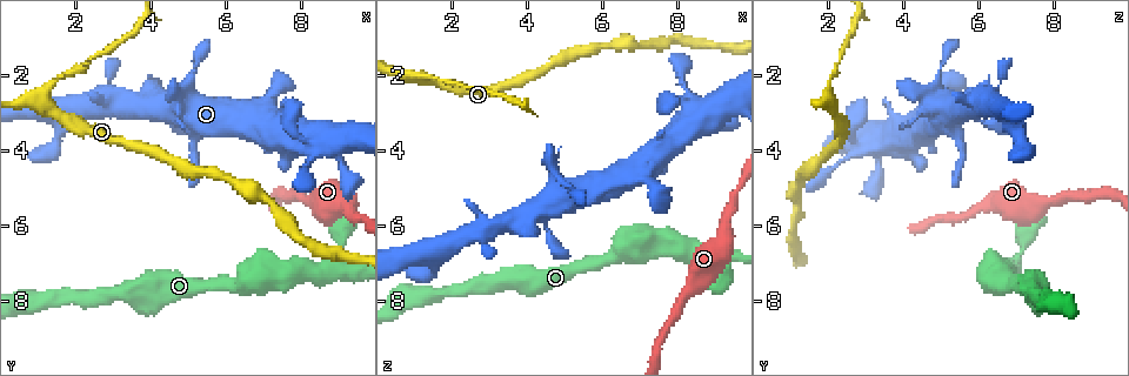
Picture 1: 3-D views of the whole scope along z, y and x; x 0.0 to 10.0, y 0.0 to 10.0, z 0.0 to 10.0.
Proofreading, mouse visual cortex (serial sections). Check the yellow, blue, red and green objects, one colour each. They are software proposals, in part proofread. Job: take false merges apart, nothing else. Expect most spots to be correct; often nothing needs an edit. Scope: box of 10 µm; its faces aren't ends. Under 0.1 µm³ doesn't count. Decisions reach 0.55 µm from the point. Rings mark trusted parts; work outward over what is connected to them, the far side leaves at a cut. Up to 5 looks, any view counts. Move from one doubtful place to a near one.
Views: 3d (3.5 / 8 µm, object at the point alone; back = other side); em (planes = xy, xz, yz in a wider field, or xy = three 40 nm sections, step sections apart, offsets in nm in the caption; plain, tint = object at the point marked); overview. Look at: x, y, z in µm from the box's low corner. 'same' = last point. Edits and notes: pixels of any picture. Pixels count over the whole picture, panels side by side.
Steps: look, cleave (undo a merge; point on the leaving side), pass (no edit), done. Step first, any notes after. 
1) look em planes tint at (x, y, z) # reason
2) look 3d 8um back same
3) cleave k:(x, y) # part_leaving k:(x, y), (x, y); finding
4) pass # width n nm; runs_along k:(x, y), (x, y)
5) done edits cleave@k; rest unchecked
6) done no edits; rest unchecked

look 3d 3.5um at (1.20, 2.75, 2.10) # abrupt turn

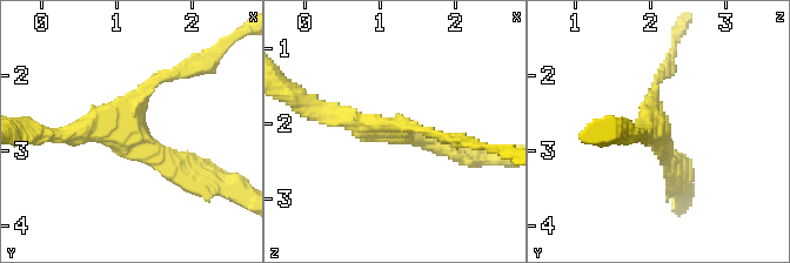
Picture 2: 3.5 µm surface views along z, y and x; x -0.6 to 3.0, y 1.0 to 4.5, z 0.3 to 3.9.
look em xy step 5 tint at (1.15, 2.70, 2.15) # arms 3; arm_widths 150, 250, 300 nm

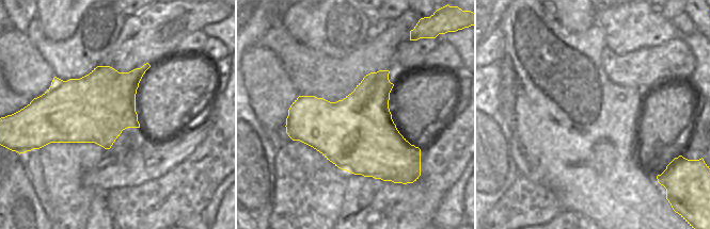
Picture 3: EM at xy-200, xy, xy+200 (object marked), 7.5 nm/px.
look em xy step 1 tint same

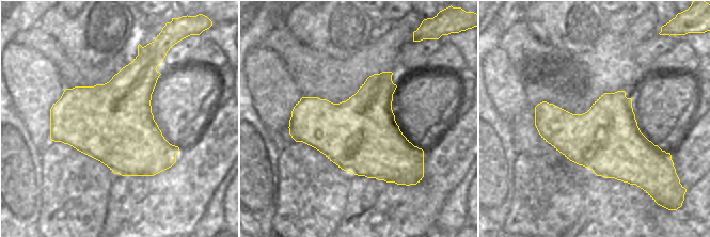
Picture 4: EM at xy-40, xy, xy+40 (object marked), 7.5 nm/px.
pass # all the same cell

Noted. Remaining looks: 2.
look 3d 3.5um at (8.35, 5.45, 7.80) # abrupt turn

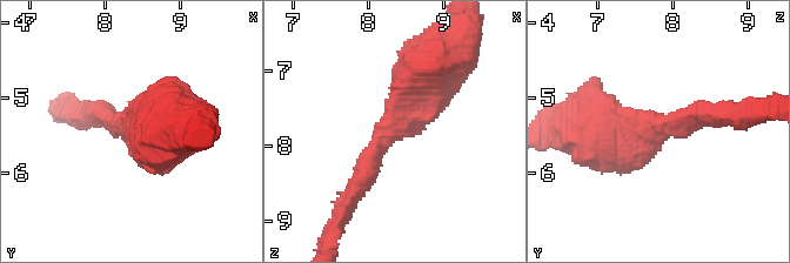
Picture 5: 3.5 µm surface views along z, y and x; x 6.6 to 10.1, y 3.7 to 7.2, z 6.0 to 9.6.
look em xy step 2 tint at (8.30, 5.35, 7.75) # now the EM

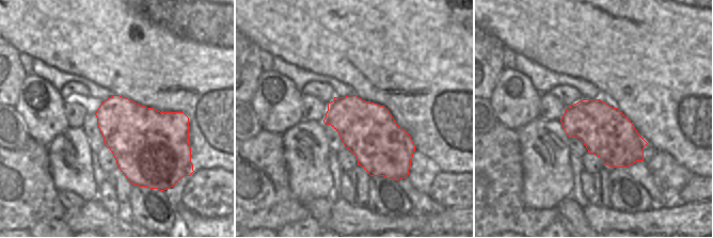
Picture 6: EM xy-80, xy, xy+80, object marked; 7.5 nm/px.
pass # arm_widths 250, 700 nm; continuous, no second cell

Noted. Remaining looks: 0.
done no edits; rest unchecked

